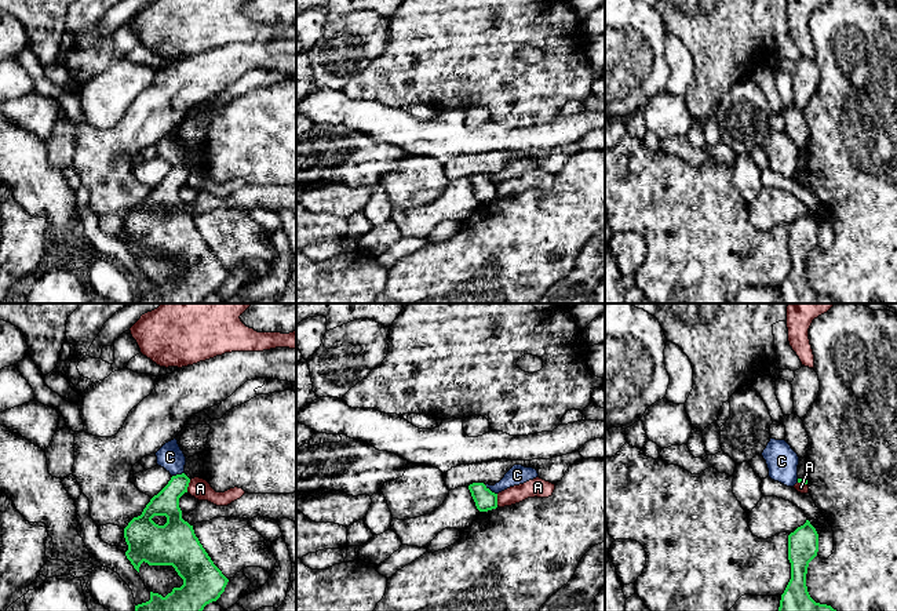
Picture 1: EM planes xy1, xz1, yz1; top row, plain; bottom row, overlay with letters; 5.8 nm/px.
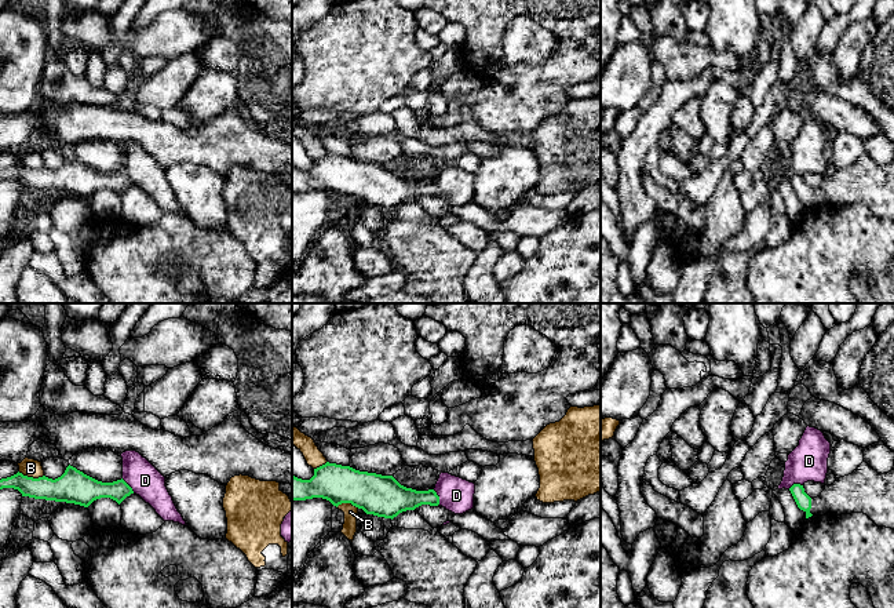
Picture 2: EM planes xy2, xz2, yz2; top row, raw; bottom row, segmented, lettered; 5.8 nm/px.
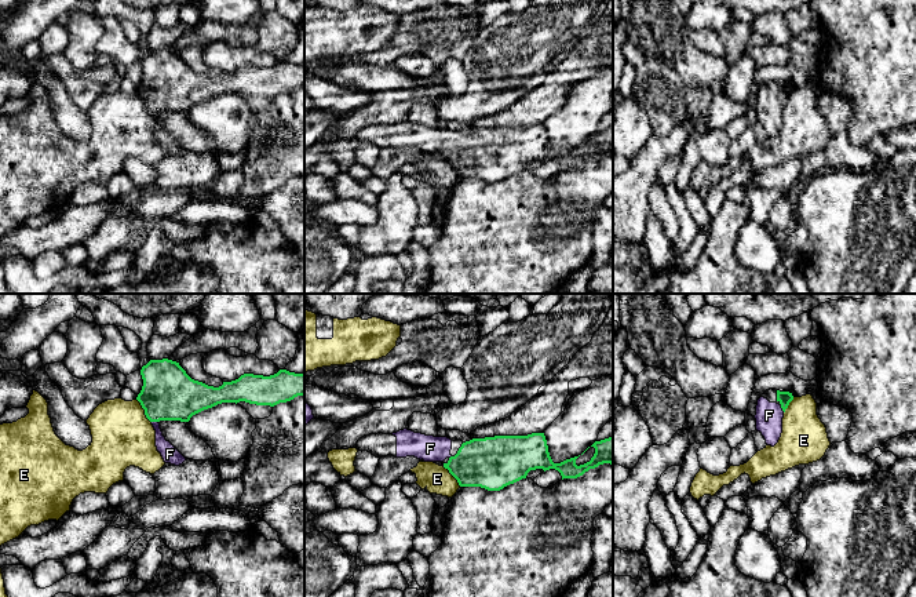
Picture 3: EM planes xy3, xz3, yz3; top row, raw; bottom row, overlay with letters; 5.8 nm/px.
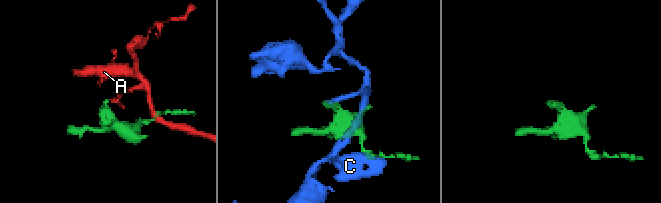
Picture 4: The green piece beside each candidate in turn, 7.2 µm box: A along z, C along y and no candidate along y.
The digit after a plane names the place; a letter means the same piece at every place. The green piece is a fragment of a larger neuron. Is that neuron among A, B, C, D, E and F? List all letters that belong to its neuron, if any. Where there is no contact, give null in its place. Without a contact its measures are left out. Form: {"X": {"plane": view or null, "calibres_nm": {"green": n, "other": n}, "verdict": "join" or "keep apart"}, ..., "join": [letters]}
{"A": {"plane": "xy1", "calibres_nm": {"green": 150, "other": 120}, "verdict": "keep apart"}, "B": {"plane": "xy2", "calibres_nm": {"green": 190, "other": 110}, "verdict": "keep apart"}, "C": {"plane": "xz1", "calibres_nm": {"green": 120, "other": 110}, "verdict": "keep apart"}, "D": {"plane": "xz2", "calibres_nm": {"green": 170, "other": 200}, "verdict": "keep apart"}, "E": {"plane": "xy3", "calibres_nm": {"green": 320, "other": 360}, "verdict": "keep apart"}, "F": {"plane": "xy3", "calibres_nm": {"green": 320, "other": 100}, "verdict": "join"}, "join": ["F"]}

